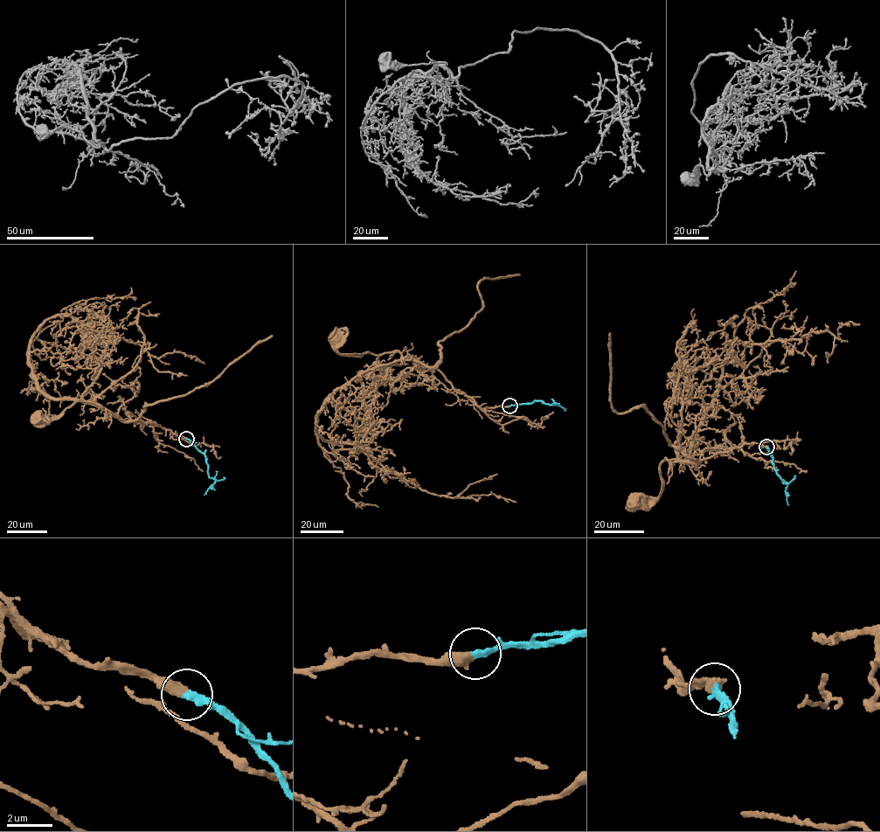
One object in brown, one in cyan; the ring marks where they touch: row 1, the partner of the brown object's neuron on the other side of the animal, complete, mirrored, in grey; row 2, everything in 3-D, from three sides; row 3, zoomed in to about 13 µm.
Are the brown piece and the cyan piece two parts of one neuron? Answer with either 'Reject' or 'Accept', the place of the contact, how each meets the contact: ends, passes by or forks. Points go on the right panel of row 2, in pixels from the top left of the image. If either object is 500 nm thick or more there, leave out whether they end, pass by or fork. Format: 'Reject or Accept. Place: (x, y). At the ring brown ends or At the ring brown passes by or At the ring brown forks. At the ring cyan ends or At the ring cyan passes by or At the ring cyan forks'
Accept. Place: (766, 447). At the ring brown ends. At the ring cyan ends

